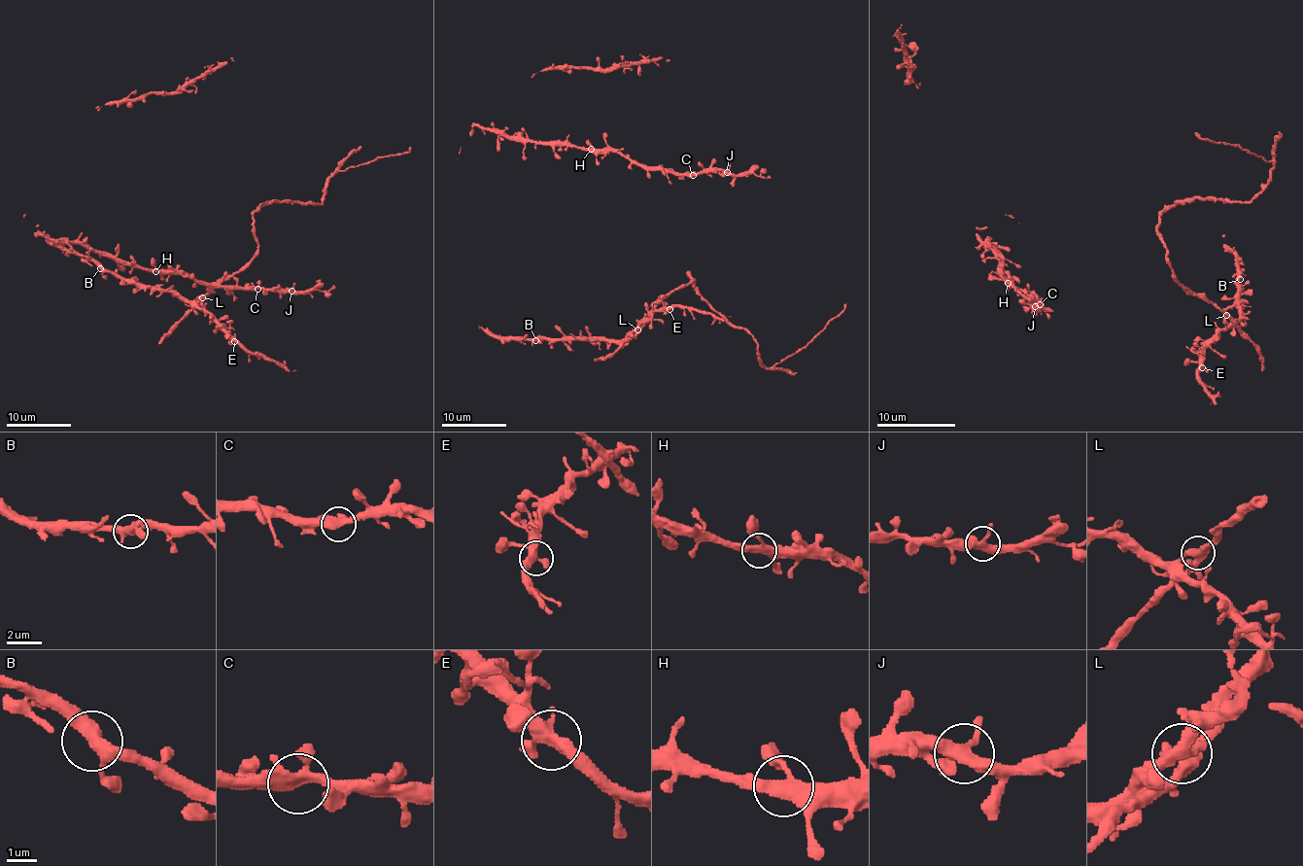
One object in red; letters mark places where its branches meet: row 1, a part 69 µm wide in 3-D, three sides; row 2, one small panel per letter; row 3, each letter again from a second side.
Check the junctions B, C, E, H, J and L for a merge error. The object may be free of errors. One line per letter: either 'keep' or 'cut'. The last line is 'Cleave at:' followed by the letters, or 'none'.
B: keep
C: keep
E: keep
H: keep
J: keep
L: cut
Cleave at: L

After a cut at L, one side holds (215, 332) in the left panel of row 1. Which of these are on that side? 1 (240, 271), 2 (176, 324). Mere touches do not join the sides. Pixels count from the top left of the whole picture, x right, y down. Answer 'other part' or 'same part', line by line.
1: other part
2: other part

